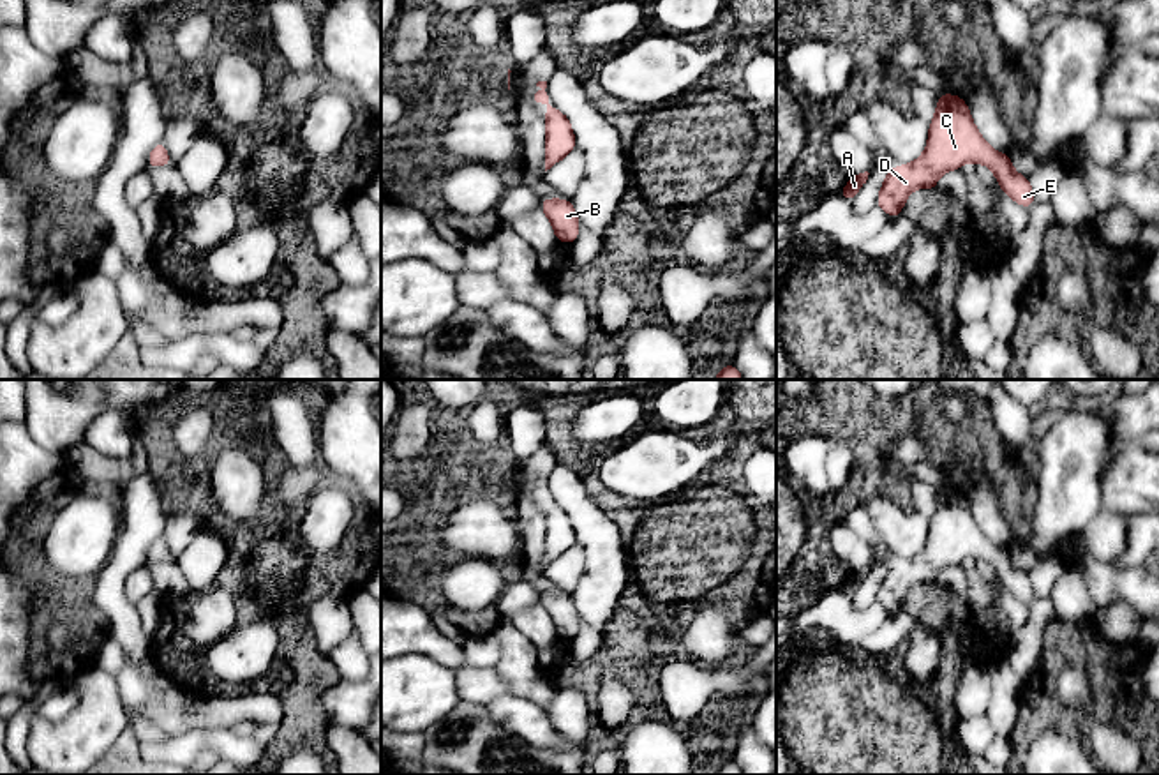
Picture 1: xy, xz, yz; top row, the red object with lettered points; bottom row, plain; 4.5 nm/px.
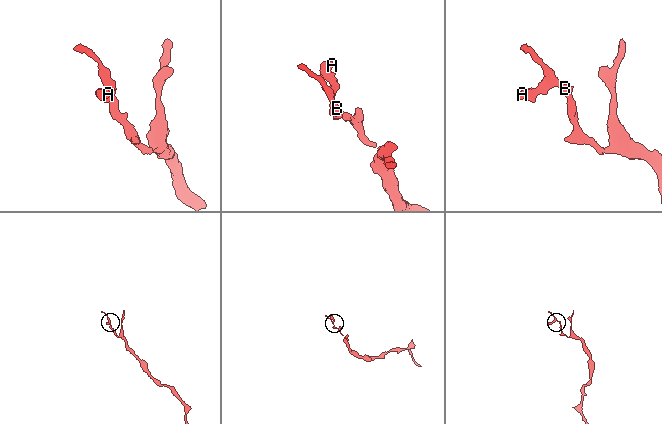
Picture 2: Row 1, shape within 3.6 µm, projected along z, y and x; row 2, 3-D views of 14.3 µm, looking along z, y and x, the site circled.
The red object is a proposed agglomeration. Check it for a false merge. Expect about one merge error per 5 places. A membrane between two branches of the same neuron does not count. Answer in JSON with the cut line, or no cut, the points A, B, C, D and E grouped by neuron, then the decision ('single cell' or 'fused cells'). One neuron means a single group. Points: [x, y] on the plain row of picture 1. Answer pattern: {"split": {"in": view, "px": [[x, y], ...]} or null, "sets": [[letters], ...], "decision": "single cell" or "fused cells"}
{"split": null, "sets": [["A", "B", "C", "D", "E"]], "decision": "single cell"}

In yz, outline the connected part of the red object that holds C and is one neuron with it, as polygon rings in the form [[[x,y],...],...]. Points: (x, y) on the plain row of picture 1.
[[[938,489],[924,549],[910,560],[887,565],[875,600],[891,614],[900,613],[907,591],[916,583],[935,586],[942,568],[960,565],[968,556],[988,560],[1002,588],[1023,604],[1032,604],[1036,593],[1028,572],[1013,567],[1011,549],[997,549],[983,535],[967,498],[953,489]]]

